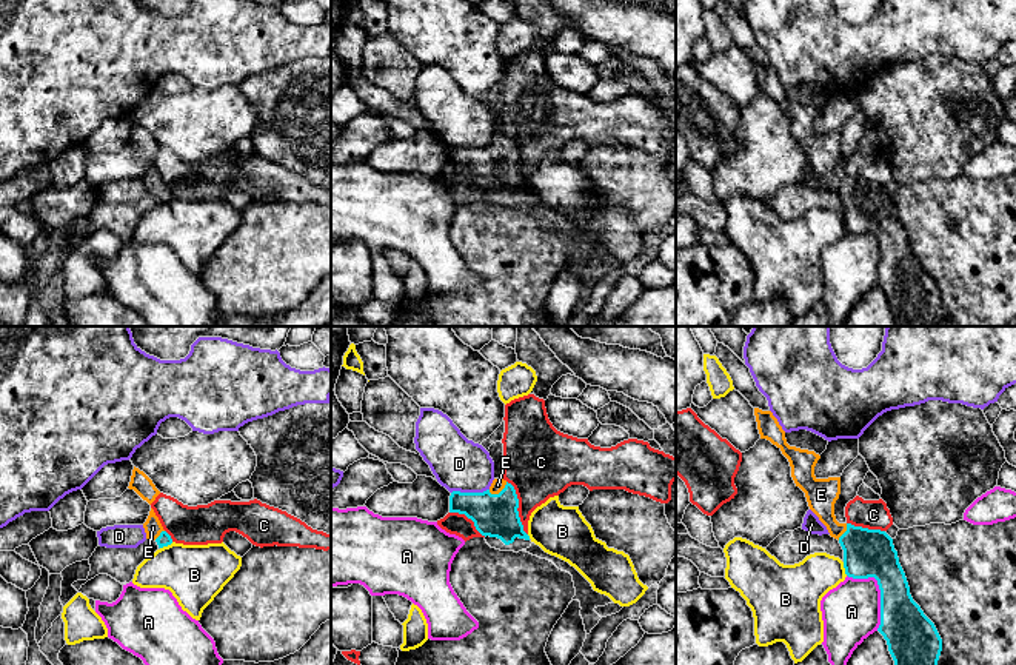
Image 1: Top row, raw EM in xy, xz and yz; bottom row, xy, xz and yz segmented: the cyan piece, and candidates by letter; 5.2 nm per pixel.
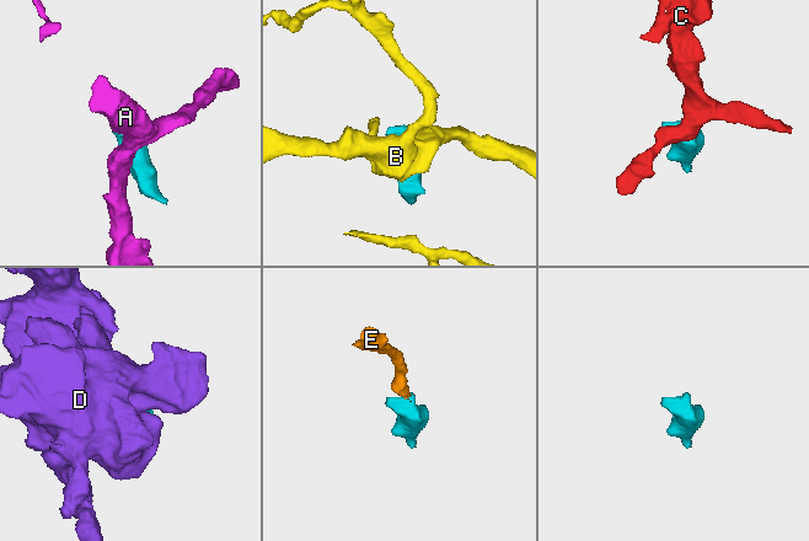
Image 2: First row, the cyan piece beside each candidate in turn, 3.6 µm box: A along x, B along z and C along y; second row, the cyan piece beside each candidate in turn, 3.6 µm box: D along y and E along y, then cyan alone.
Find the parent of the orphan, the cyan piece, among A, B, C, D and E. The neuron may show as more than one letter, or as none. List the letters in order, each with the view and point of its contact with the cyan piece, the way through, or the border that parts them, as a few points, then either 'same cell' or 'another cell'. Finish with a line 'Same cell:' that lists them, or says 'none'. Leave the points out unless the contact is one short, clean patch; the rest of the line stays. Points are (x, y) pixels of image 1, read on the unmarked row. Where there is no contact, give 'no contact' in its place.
A: yz (881, 247) | another cell
B: yz (844, 222) | another cell
C: xz (518, 162) | along xz (507, 136), (514, 145), (518, 171), (527, 190) | another cell
D: xz (470, 148) | along xz (488, 143), (451, 148) | another cell
E: xz (499, 148) | across xz (494, 170), (499, 148), (497, 140) | same cell
Same cell: E

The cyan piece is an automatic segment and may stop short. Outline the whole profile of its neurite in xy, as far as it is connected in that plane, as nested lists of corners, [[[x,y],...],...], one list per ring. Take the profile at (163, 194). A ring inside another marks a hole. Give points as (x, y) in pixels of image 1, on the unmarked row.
[[[152,163],[149,166],[146,177],[143,179],[143,183],[146,188],[146,194],[155,195],[159,203],[163,203],[172,199],[171,191],[163,185]]]

